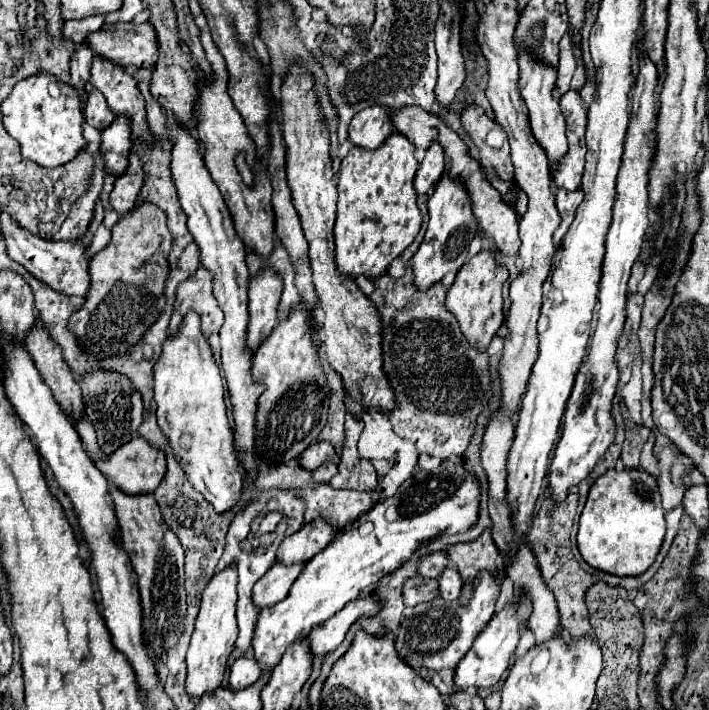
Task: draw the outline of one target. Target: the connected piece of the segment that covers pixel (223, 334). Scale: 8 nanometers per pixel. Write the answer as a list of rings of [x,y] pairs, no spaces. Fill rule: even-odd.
[[[166,113],[166,133],[172,141],[172,177],[178,189],[180,205],[188,215],[188,229],[200,249],[200,263],[208,269],[214,279],[214,297],[224,311],[224,325],[220,329],[220,343],[222,343],[222,369],[226,375],[228,391],[234,405],[234,421],[236,421],[236,449],[242,449],[242,463],[246,473],[256,473],[256,463],[252,455],[254,445],[254,413],[256,413],[256,399],[260,395],[260,385],[252,381],[250,367],[252,367],[252,351],[246,347],[246,325],[248,325],[248,267],[246,267],[246,249],[242,241],[236,237],[232,217],[228,207],[220,195],[220,189],[212,181],[202,153],[200,143],[192,135],[192,131],[180,123],[174,113]]]

